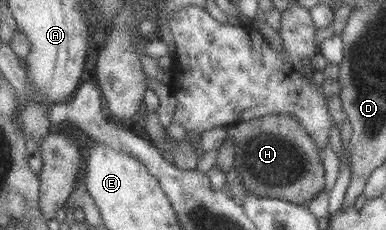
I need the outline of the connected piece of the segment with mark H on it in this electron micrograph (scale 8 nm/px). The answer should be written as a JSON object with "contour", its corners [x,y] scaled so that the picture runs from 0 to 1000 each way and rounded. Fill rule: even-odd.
{"contour":[[[684,500],[627,526],[585,561],[583,604],[606,617],[604,722],[645,843],[793,896],[837,822],[837,678],[756,504]]]}

